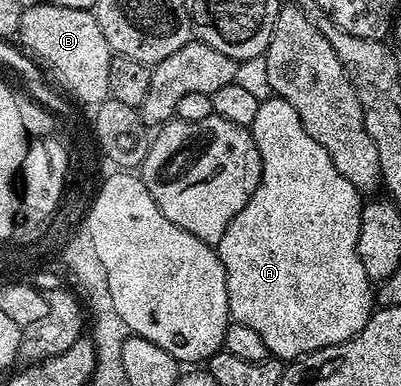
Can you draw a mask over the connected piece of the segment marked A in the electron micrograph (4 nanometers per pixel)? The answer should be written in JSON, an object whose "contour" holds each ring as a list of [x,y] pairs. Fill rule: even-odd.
{"contour":[[[273,96],[266,101],[259,101],[252,133],[254,147],[260,152],[260,160],[262,161],[260,184],[256,188],[256,192],[252,192],[248,204],[244,204],[244,208],[232,220],[232,224],[228,224],[228,232],[224,232],[224,240],[218,242],[216,249],[226,277],[231,319],[240,324],[248,324],[248,328],[253,328],[264,339],[264,344],[268,344],[271,355],[275,359],[297,360],[306,354],[335,346],[356,336],[356,332],[360,332],[360,328],[364,328],[364,324],[375,309],[376,294],[372,289],[370,278],[364,272],[362,257],[358,255],[360,216],[362,215],[364,198],[356,188],[352,188],[352,184],[348,184],[348,180],[344,180],[344,176],[340,176],[340,172],[336,172],[336,164],[332,164],[332,156],[328,156],[328,152],[324,152],[324,148],[320,148],[320,144],[316,144],[316,140],[312,140],[312,136],[308,136],[300,116],[297,115],[296,108],[292,104],[286,103],[282,98]]]}

